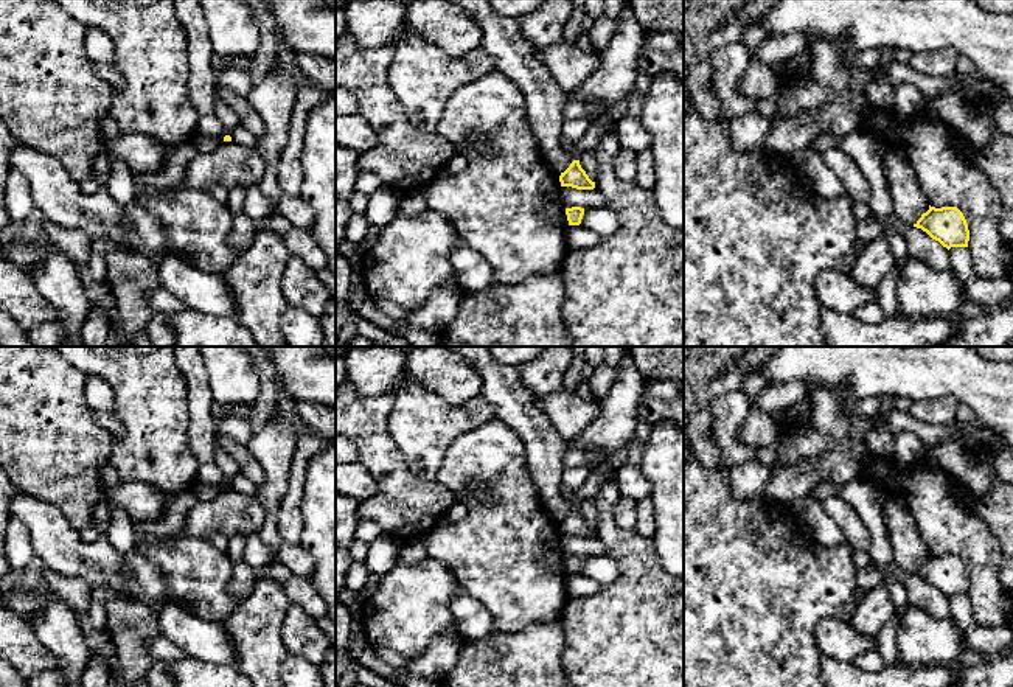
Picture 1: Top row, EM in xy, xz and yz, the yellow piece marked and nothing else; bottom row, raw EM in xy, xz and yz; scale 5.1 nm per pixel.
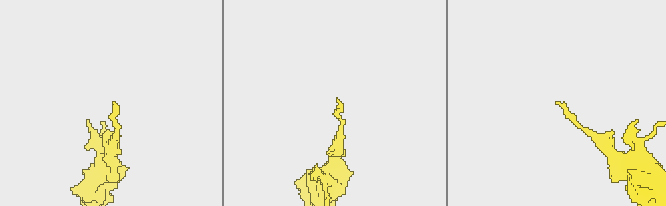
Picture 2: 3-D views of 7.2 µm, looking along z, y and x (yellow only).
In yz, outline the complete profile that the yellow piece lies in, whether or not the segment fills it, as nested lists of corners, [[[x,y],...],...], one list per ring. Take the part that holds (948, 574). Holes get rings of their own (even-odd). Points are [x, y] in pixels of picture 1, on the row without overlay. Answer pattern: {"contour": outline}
{"contour": [[[929,553],[929,558],[921,563],[914,575],[926,580],[948,598],[951,595],[968,595],[968,572],[957,555],[935,556]]]}

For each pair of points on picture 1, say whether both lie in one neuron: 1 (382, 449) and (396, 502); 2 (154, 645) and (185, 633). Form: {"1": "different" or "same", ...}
{"1": "same", "2": "different"}

